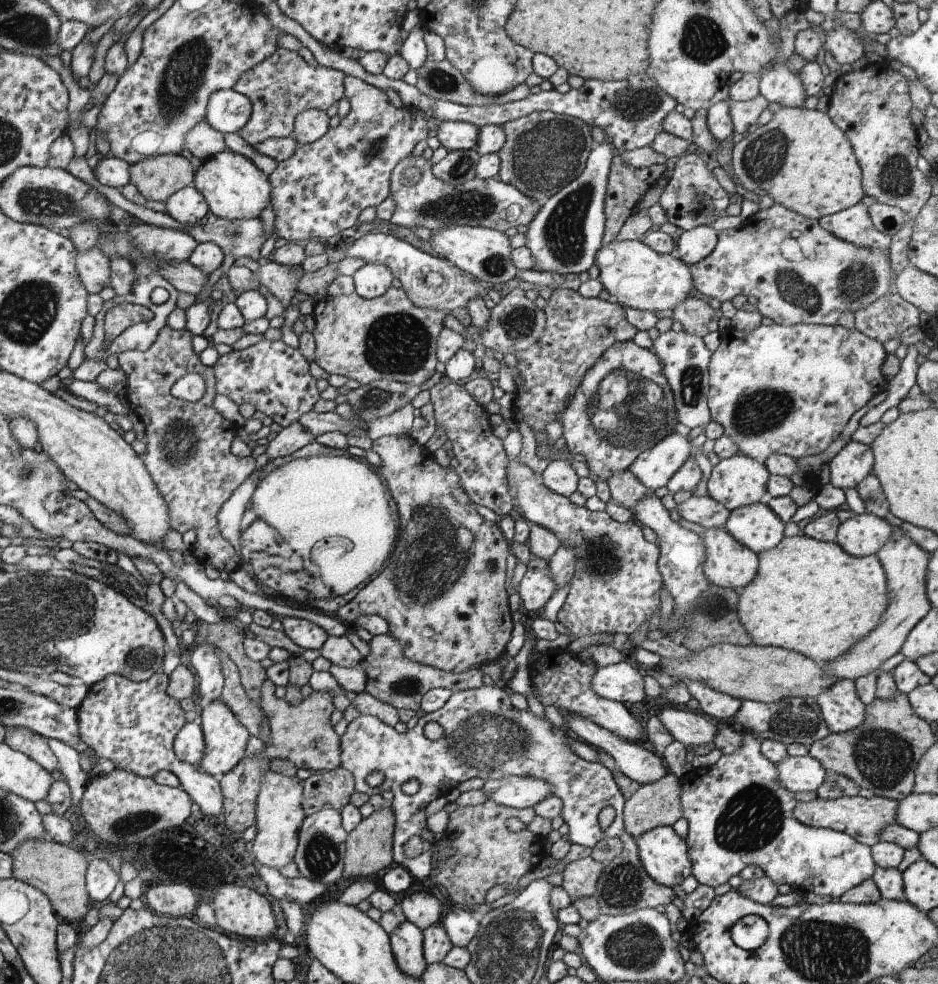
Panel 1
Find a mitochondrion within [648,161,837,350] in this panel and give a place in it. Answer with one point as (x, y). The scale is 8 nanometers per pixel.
(794, 288)

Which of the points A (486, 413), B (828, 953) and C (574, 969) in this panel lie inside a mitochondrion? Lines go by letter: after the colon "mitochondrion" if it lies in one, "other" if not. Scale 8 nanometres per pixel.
A: other
B: mitochondrion
C: other

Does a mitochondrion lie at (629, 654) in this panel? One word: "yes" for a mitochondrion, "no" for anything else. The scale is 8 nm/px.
no

